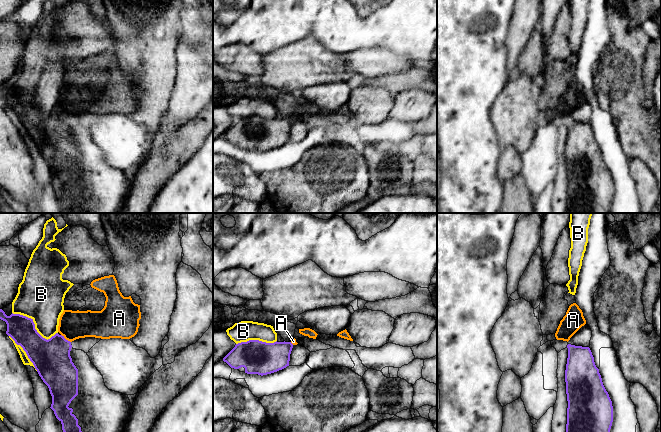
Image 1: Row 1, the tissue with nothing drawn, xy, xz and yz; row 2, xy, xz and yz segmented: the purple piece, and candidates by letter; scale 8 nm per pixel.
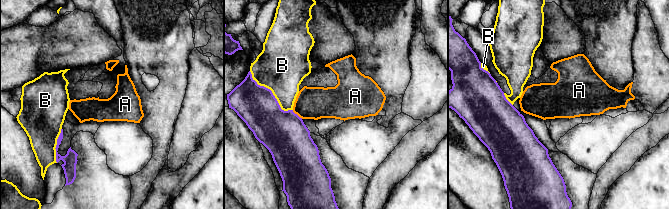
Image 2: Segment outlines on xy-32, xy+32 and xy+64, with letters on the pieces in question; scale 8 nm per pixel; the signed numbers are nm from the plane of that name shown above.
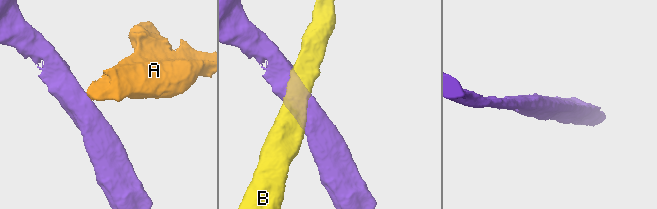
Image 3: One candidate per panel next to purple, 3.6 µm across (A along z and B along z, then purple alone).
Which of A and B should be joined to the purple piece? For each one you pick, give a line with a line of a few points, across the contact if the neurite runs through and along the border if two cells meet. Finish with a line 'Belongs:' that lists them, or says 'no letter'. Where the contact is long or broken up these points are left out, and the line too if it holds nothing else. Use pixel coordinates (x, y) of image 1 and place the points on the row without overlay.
Belongs: no letter

